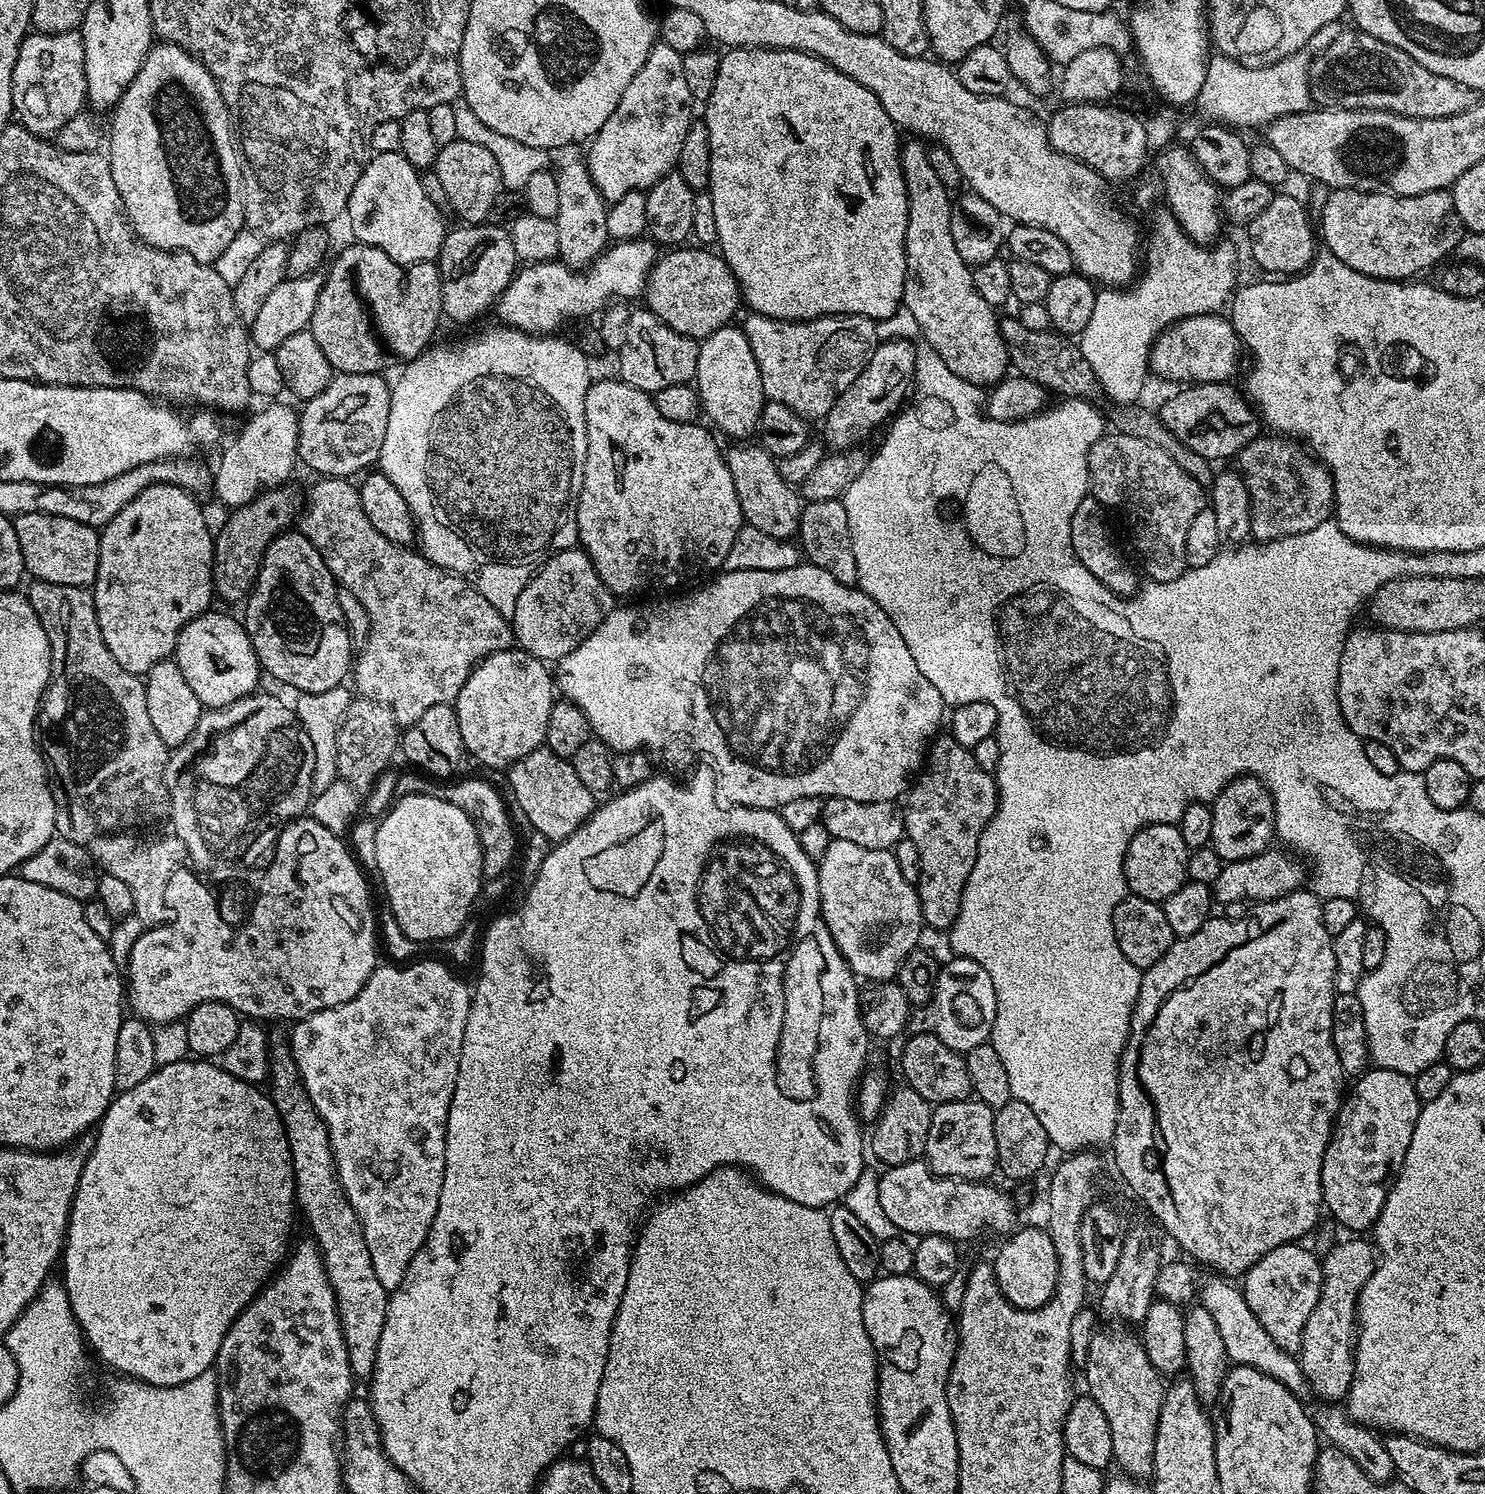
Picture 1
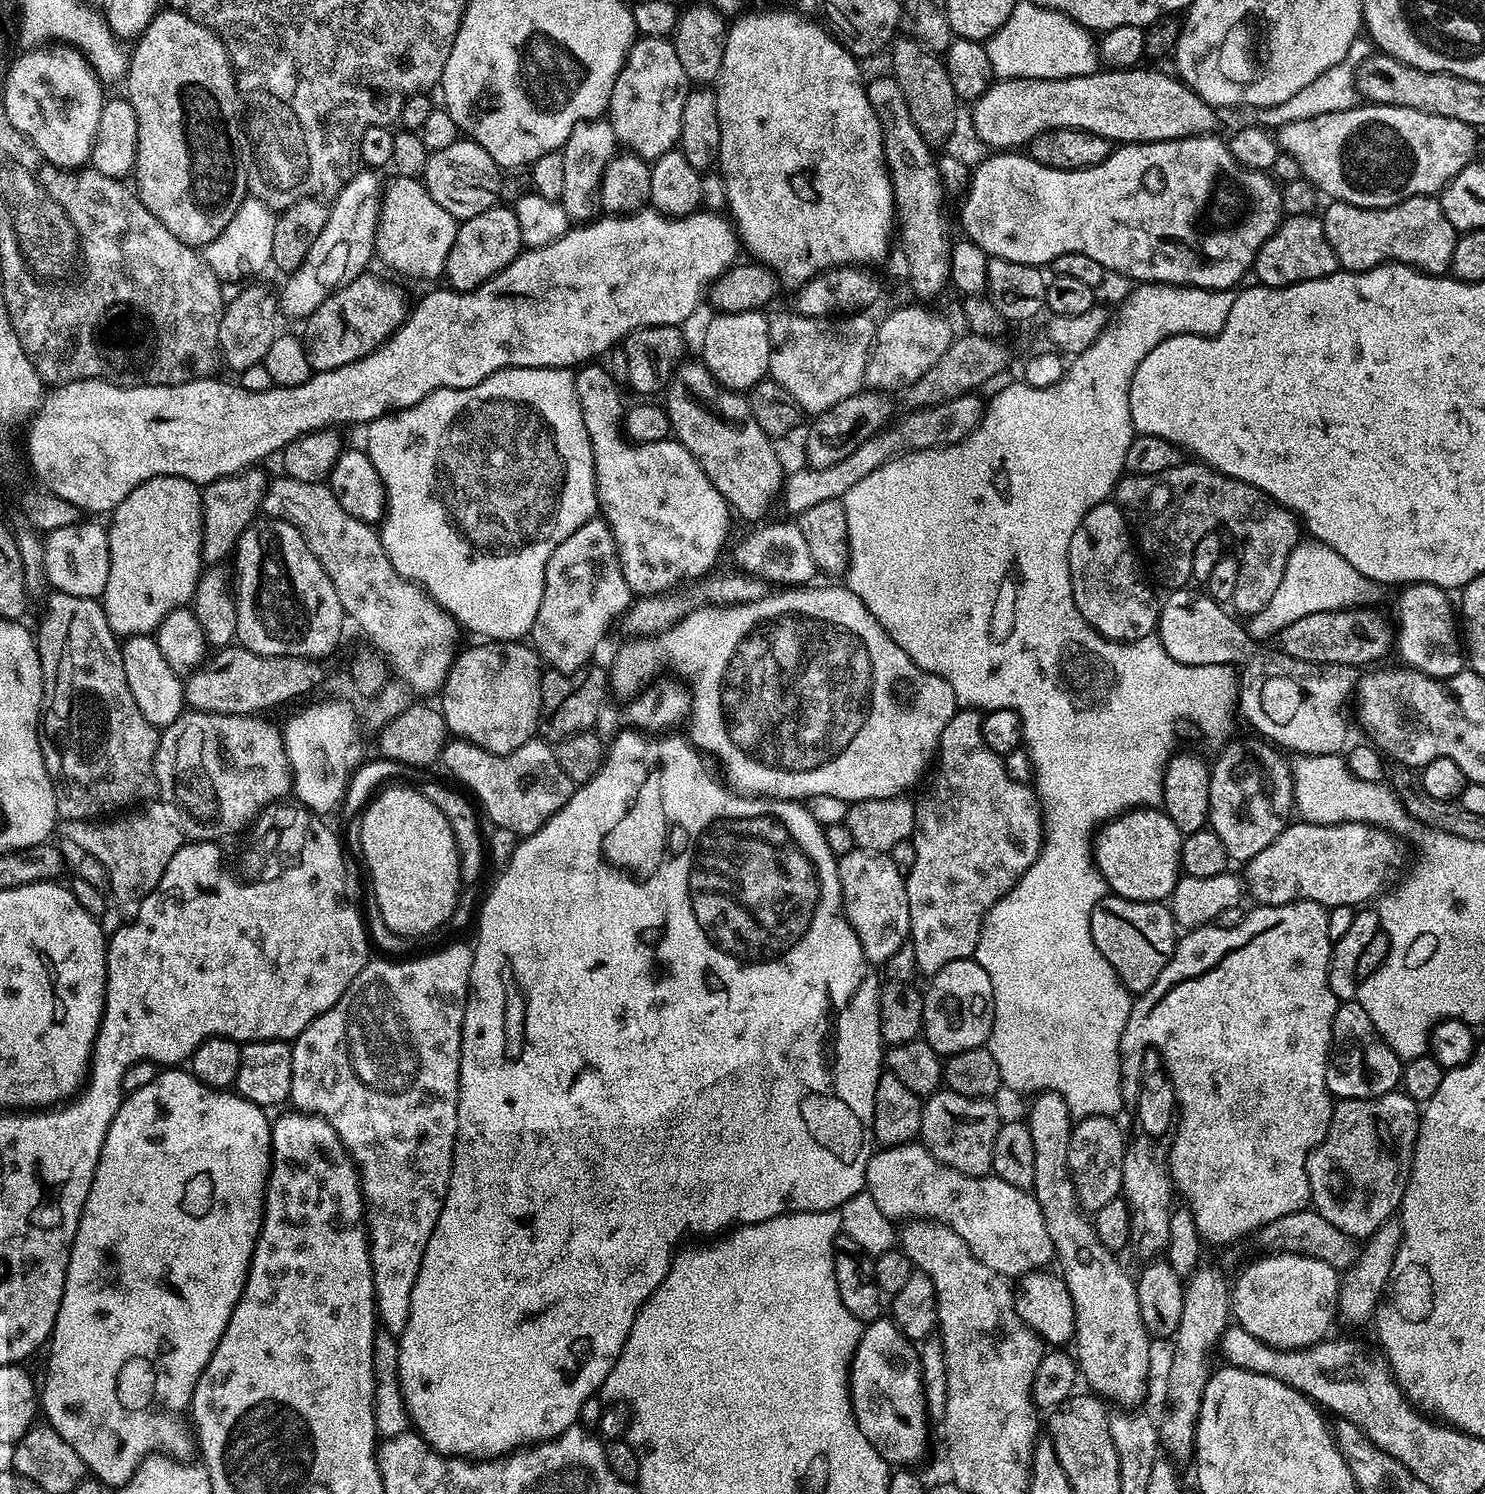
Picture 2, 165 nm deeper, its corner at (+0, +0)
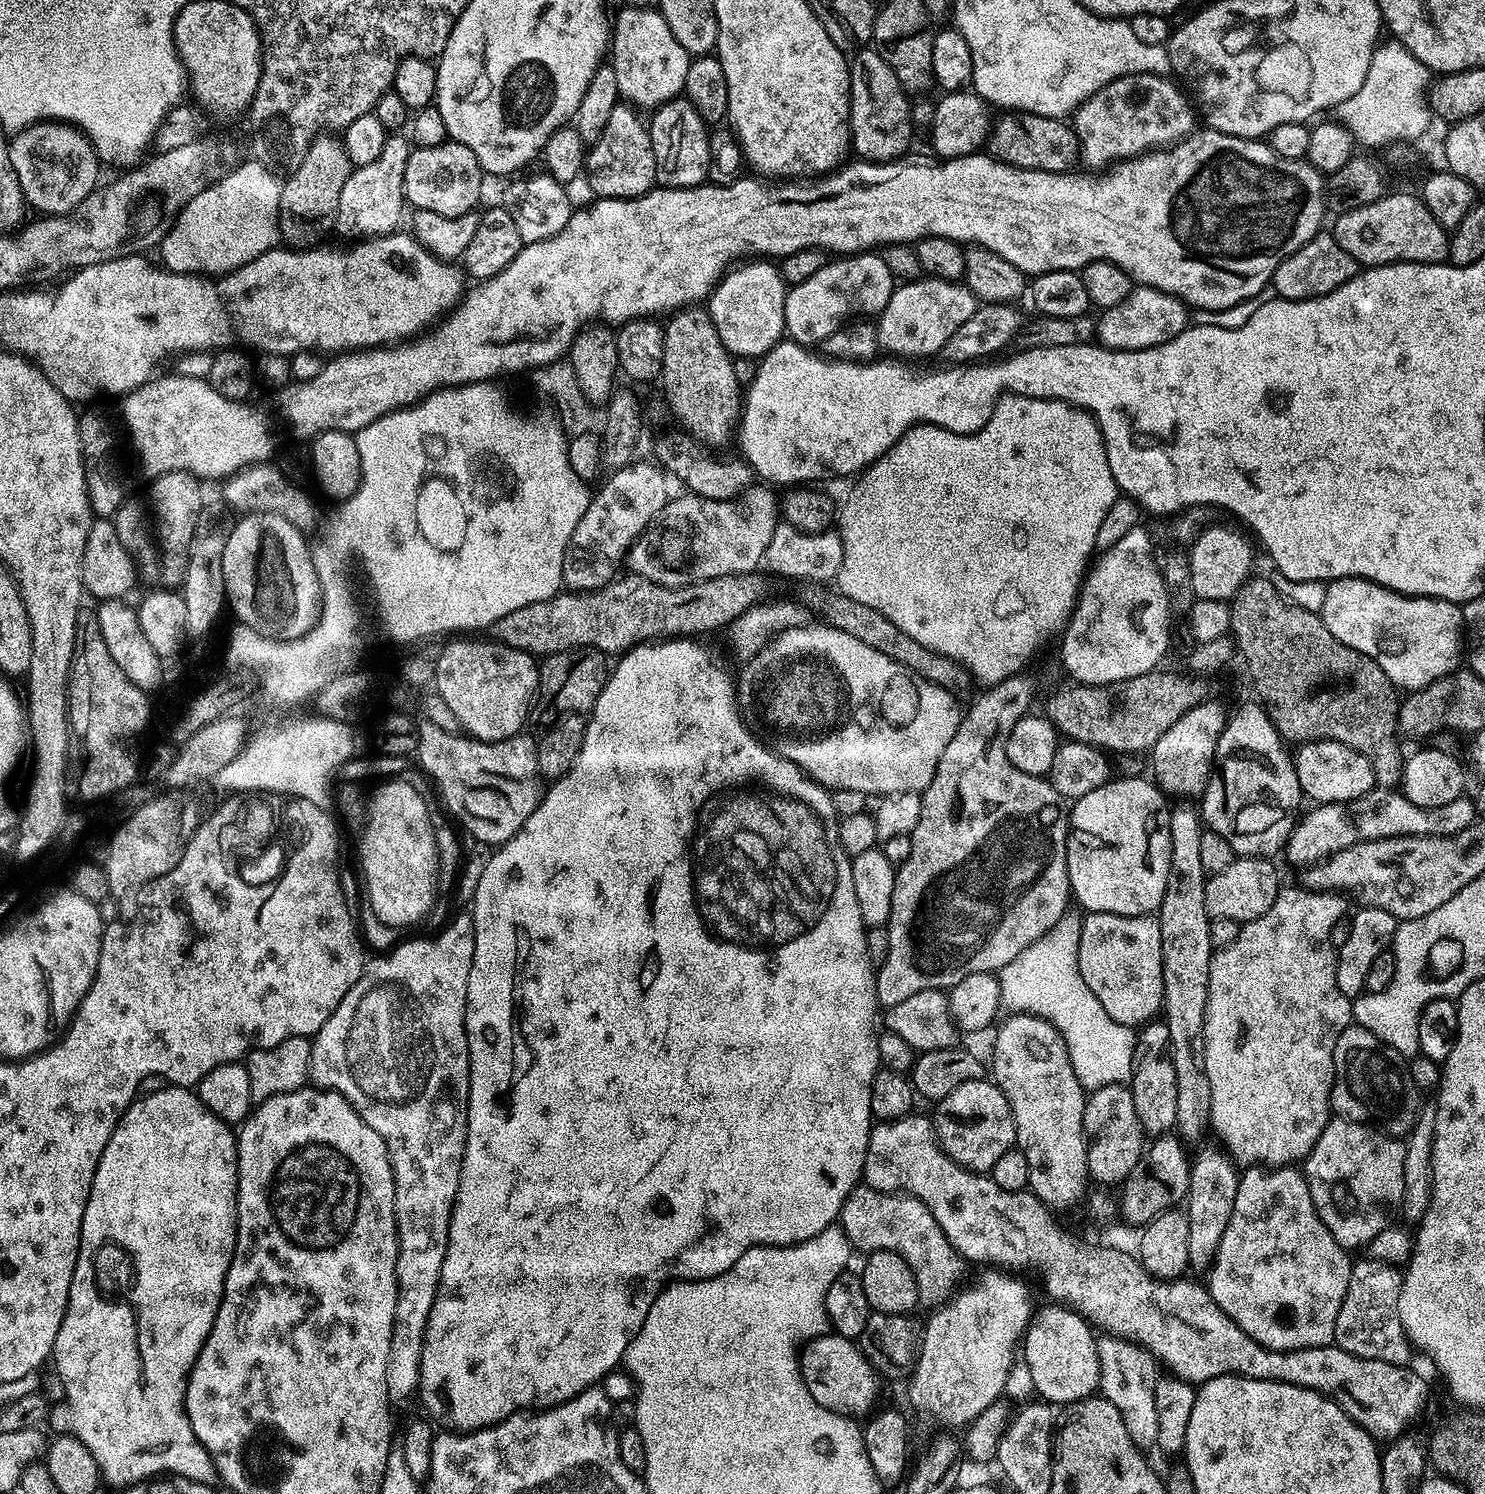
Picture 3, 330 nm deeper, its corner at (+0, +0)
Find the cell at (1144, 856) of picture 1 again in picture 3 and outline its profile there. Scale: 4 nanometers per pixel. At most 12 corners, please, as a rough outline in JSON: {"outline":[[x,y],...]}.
{"outline":[[1111,778],[1068,817],[1068,886],[1088,912],[1155,913],[1169,801]]}

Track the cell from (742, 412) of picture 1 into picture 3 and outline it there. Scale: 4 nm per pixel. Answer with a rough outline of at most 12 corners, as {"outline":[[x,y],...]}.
{"outline":[[744,262],[706,311],[733,357],[763,358],[785,335],[775,263]]}

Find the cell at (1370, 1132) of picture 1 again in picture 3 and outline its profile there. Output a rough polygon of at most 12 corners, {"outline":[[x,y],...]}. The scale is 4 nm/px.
{"outline":[[1329,1119],[1302,1171],[1363,1249],[1404,1202],[1403,1139]]}

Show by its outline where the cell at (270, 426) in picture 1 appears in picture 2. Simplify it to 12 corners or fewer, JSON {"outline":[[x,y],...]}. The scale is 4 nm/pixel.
{"outline":[[253,466],[203,485],[200,559],[224,564],[257,519],[270,476]]}

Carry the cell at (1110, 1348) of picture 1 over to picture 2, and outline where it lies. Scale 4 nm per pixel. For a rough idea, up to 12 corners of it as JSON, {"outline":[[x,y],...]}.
{"outline":[[1031,1097],[1034,1182],[1093,1393],[1132,1410],[1152,1348],[1136,1281],[1068,1169],[1072,1111]]}

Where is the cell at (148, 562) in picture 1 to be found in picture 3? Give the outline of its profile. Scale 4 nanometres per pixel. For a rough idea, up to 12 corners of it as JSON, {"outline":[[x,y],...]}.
{"outline":[[167,472],[116,511],[139,579],[183,585],[201,481]]}

